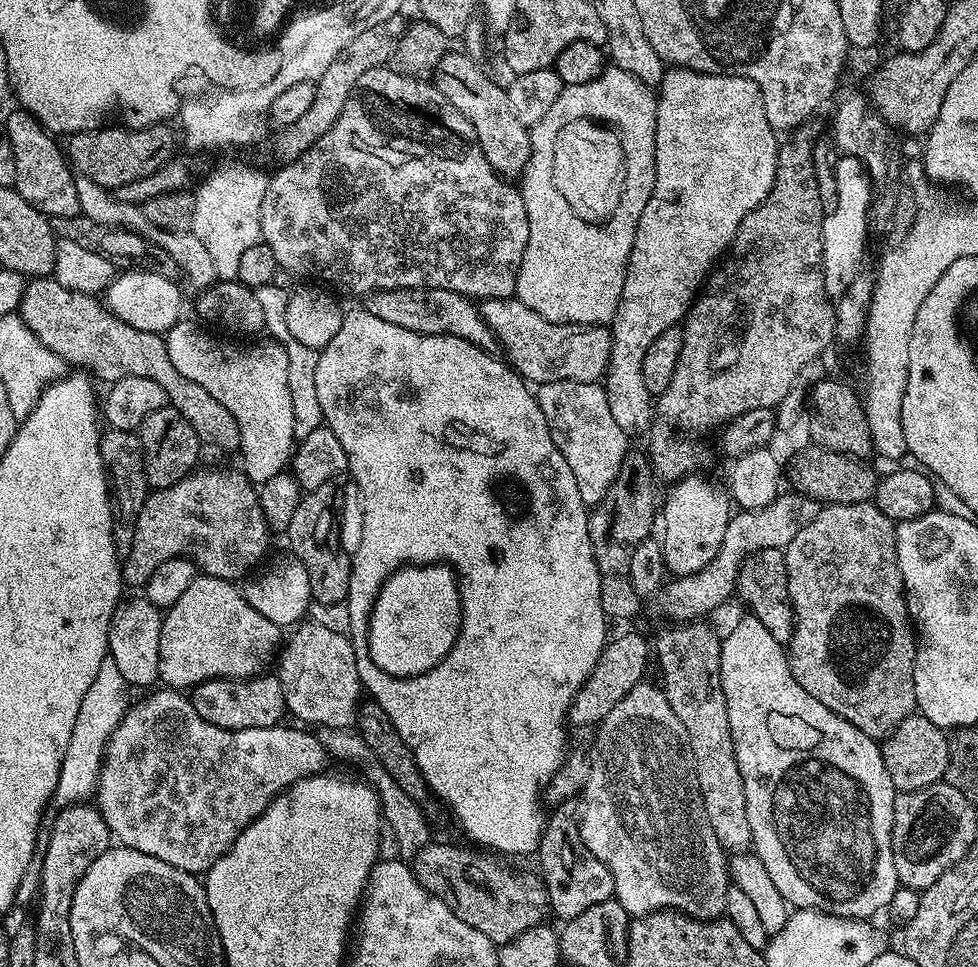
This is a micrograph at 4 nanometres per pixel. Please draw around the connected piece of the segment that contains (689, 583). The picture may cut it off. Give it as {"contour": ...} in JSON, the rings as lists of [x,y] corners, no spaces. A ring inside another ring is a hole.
{"contour":[[[792,490],[787,494],[781,494],[776,500],[767,504],[765,508],[750,508],[740,510],[729,519],[726,526],[726,538],[722,538],[722,546],[718,554],[700,572],[693,576],[681,576],[673,579],[663,589],[664,601],[660,604],[660,612],[668,619],[668,622],[687,622],[707,617],[707,612],[720,608],[728,599],[733,599],[736,590],[736,579],[740,573],[740,567],[748,557],[755,552],[761,552],[767,548],[787,548],[788,543],[806,526],[814,522],[816,515],[820,513],[822,505],[814,498],[803,496],[802,493]]]}

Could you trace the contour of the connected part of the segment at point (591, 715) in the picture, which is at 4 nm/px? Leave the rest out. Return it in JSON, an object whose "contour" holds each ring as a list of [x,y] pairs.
{"contour":[[[628,632],[625,636],[609,639],[604,645],[604,653],[598,658],[588,681],[581,686],[574,702],[568,708],[568,720],[575,723],[577,729],[590,727],[595,729],[634,690],[636,684],[645,679],[644,671],[650,664],[650,644],[643,640],[636,632]]]}

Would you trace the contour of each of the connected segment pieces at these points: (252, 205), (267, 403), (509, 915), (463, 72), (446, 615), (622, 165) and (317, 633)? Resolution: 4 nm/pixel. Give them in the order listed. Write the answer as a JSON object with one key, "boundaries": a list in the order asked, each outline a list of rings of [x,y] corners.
{"boundaries":[[[[228,164],[225,168],[216,168],[200,184],[200,189],[195,189],[194,218],[190,231],[206,246],[210,258],[214,258],[216,274],[222,280],[235,280],[238,274],[238,262],[242,259],[242,253],[250,250],[250,246],[261,243],[260,235],[260,211],[262,210],[262,198],[266,194],[269,173],[259,172],[256,168],[247,168],[244,164]]],[[[182,318],[166,333],[164,341],[166,351],[170,353],[170,362],[174,362],[174,366],[185,378],[198,382],[198,386],[206,389],[213,398],[218,398],[218,402],[222,402],[222,406],[226,406],[226,410],[234,414],[240,431],[239,451],[244,452],[242,470],[253,484],[262,485],[268,478],[273,478],[289,467],[294,445],[297,443],[294,434],[294,402],[290,398],[288,349],[281,341],[271,338],[264,338],[261,344],[252,344],[256,342],[227,344],[226,341],[219,340],[224,338],[205,330],[199,323],[196,324],[191,324],[188,318]]],[[[429,842],[410,861],[416,881],[430,894],[446,902],[446,906],[454,910],[462,922],[466,922],[466,926],[474,926],[474,930],[486,934],[486,938],[490,938],[497,946],[517,940],[526,929],[537,927],[543,921],[540,919],[544,912],[546,916],[549,911],[548,895],[539,875],[523,876],[522,873],[491,860],[496,859],[491,855],[468,848]]],[[[450,50],[442,62],[438,62],[434,83],[442,98],[446,98],[446,102],[450,102],[450,106],[454,106],[454,110],[458,110],[458,114],[462,114],[470,126],[474,126],[478,142],[486,154],[486,162],[490,162],[499,176],[512,182],[524,173],[526,162],[530,160],[530,128],[522,122],[522,118],[518,118],[518,114],[514,114],[507,87],[491,80],[476,64],[479,63],[463,51]]],[[[405,565],[383,584],[368,625],[372,662],[396,679],[421,676],[453,648],[460,633],[459,579],[449,565]]],[[[576,114],[576,124],[562,130],[556,142],[556,158],[552,156],[550,183],[586,223],[599,224],[614,215],[622,202],[624,174],[630,172],[631,158],[628,148],[616,144],[608,128],[588,126],[586,118]]],[[[313,622],[301,623],[293,632],[296,633],[287,637],[278,656],[285,709],[305,720],[300,721],[305,725],[312,724],[308,726],[351,729],[356,723],[359,696],[362,696],[351,639]]]]}

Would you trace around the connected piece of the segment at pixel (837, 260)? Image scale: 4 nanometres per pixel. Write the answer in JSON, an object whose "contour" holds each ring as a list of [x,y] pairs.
{"contour":[[[841,155],[836,164],[837,209],[825,215],[822,226],[823,285],[830,298],[839,298],[850,288],[851,282],[863,271],[868,242],[869,216],[874,204],[871,173],[859,156]]]}

